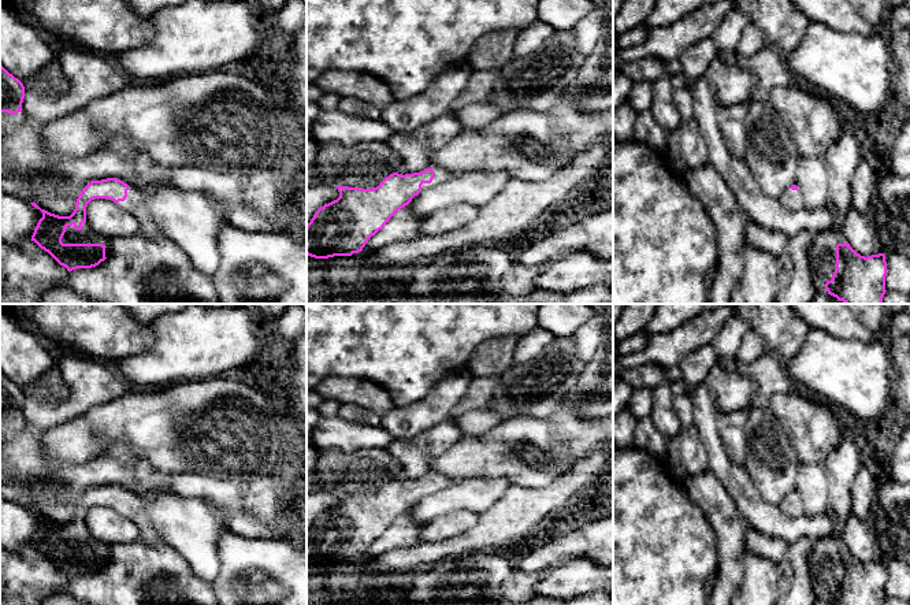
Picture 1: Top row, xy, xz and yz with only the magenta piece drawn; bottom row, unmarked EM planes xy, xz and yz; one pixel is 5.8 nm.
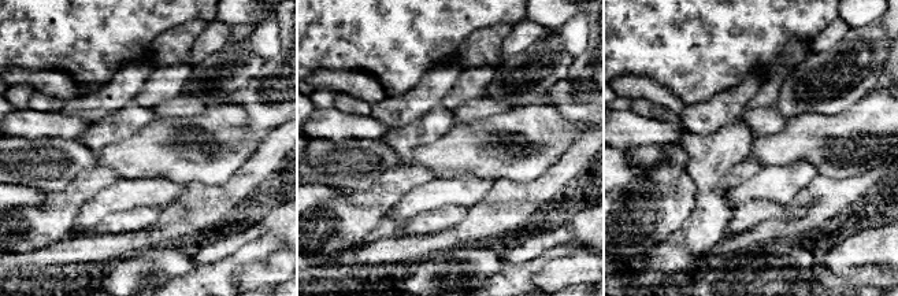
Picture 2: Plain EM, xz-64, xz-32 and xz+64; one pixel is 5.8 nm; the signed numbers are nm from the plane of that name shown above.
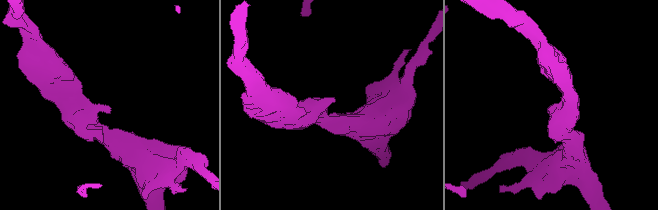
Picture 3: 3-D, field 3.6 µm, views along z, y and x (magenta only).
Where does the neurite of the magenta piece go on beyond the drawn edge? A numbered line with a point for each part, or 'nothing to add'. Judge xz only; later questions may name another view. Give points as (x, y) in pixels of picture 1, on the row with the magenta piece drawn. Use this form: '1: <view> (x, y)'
1: xz (441, 174)

